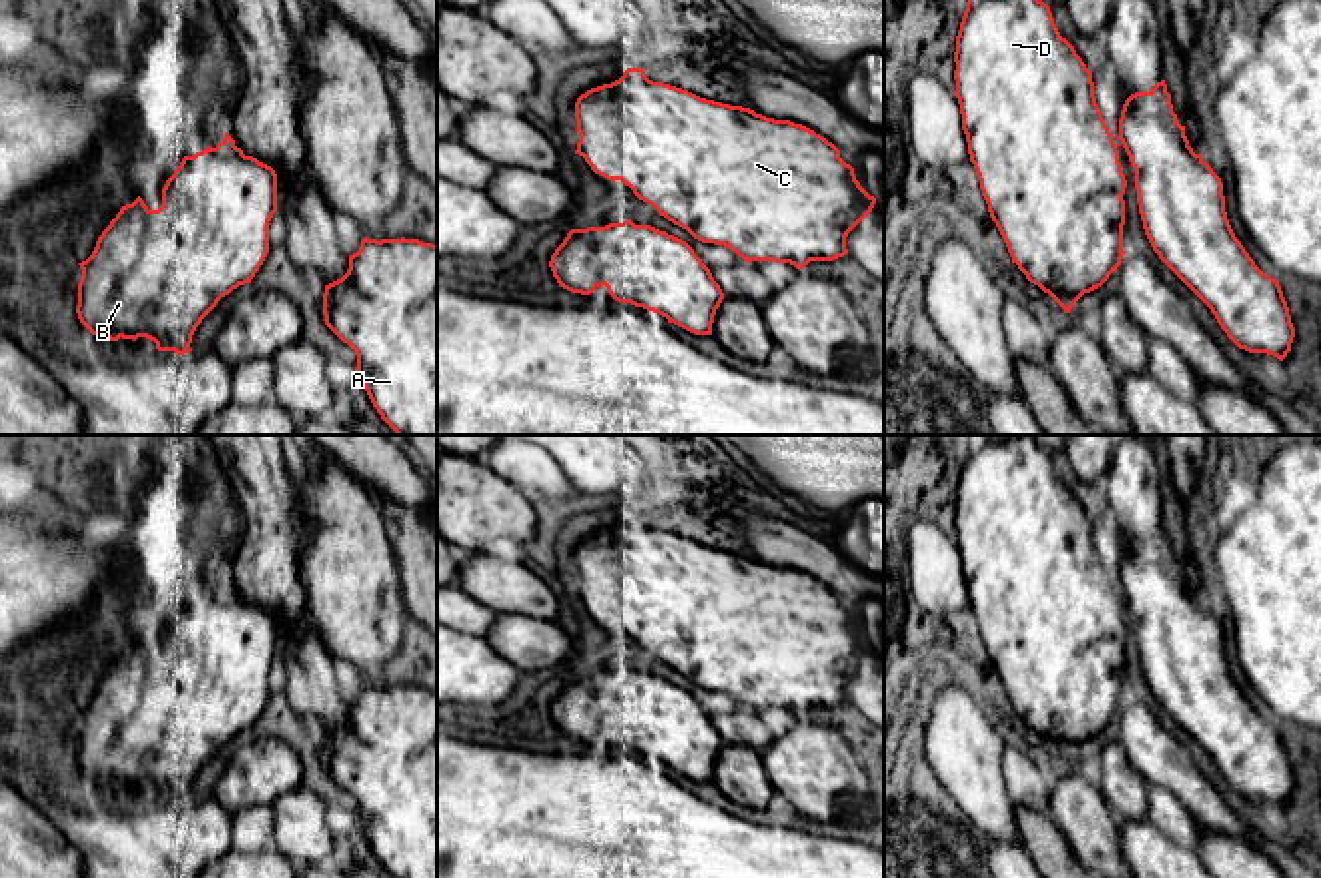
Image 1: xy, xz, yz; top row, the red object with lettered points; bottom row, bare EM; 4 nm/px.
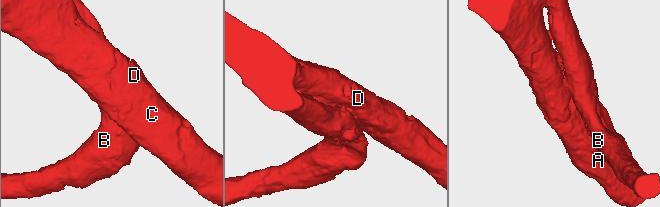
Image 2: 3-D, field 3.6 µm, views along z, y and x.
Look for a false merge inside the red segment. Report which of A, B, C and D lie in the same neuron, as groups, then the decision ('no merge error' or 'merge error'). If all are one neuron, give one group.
A B C D; no merge error

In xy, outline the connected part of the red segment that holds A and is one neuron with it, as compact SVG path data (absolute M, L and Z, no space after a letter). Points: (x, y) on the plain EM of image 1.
M363 686L347 720L325 732L325 772L357 802L363 834L393 878L437 878L437 692Z

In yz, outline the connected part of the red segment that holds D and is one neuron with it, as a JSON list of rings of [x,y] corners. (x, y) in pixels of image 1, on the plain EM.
[[[1012,435],[1004,441],[978,441],[972,437],[966,457],[960,469],[960,477],[956,483],[956,499],[954,499],[954,527],[956,527],[956,539],[962,561],[962,577],[966,581],[968,589],[968,601],[970,609],[974,611],[974,617],[980,627],[982,643],[988,651],[988,658],[992,668],[996,670],[1008,700],[1012,704],[1012,710],[1018,712],[1018,716],[1026,722],[1026,726],[1034,732],[1038,732],[1044,740],[1048,740],[1062,756],[1064,760],[1070,760],[1074,750],[1084,742],[1098,734],[1101,734],[1113,718],[1121,712],[1121,706],[1125,702],[1123,698],[1123,672],[1125,672],[1125,635],[1127,627],[1123,621],[1123,613],[1119,609],[1119,597],[1113,587],[1113,581],[1109,579],[1094,543],[1094,529],[1092,519],[1086,515],[1082,505],[1076,501],[1074,493],[1060,483],[1050,453],[1044,451],[1032,435]]]

